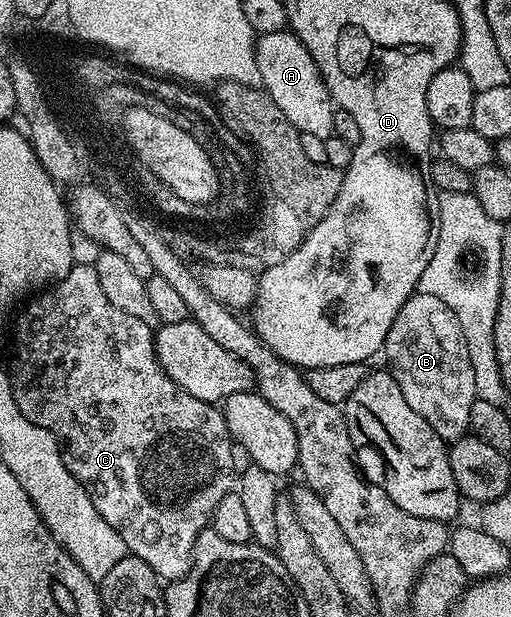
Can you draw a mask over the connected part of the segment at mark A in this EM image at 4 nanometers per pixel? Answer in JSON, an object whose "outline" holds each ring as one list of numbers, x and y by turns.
{"outline":[[286,30,275,34,257,36,255,62,259,62,261,81,268,85,268,93,276,96,278,104,281,104,285,112,289,113,289,119,293,120,293,126,297,128,298,132,315,134,315,138,323,138,324,140,333,135,333,127,335,126,333,99,315,66,315,62,311,58,311,54,307,54,307,46,303,46,303,42,299,42,299,38,293,31]]}

